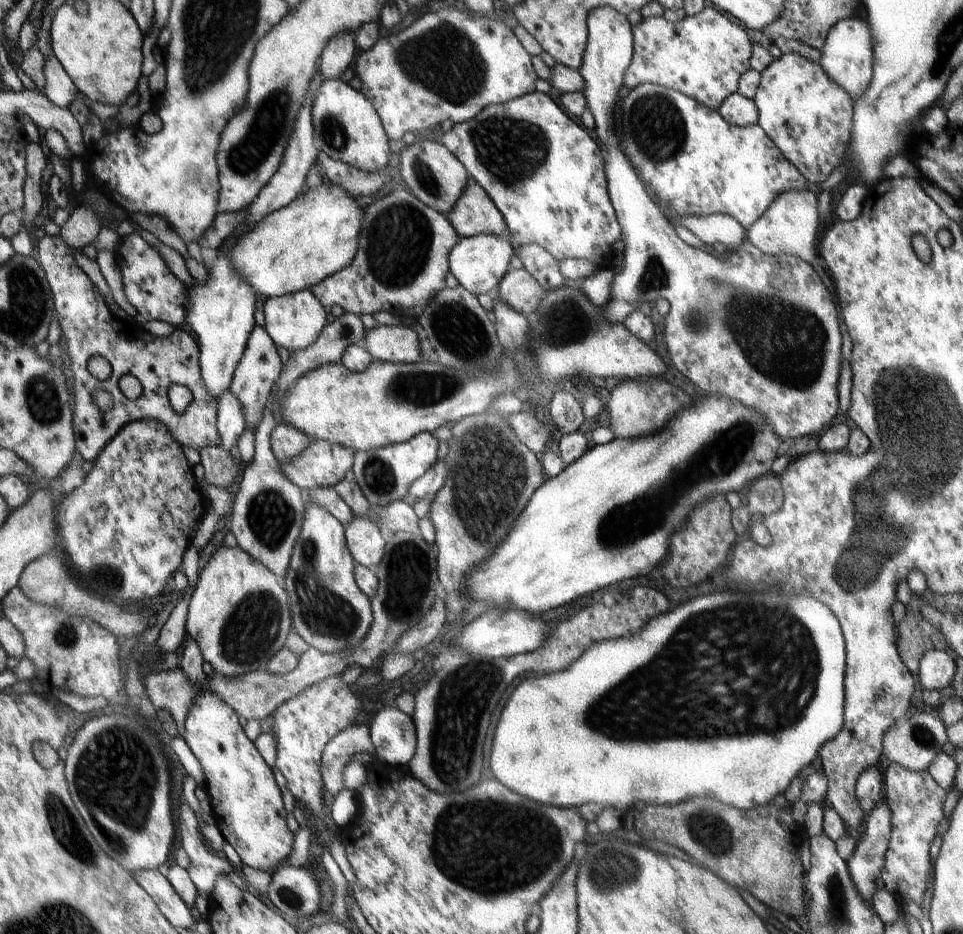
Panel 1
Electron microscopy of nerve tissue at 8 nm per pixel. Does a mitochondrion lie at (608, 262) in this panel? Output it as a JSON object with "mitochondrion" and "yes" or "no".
{"mitochondrion":"no"}

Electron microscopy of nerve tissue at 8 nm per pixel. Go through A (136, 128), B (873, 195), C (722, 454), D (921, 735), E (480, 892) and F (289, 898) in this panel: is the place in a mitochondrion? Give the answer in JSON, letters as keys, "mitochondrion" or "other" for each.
{"A":"other","B":"other","C":"mitochondrion","D":"mitochondrion","E":"mitochondrion","F":"mitochondrion"}

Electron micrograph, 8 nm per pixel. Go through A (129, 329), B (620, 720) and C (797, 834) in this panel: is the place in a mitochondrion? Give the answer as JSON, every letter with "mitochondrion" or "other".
{"A":"other","B":"mitochondrion","C":"other"}

